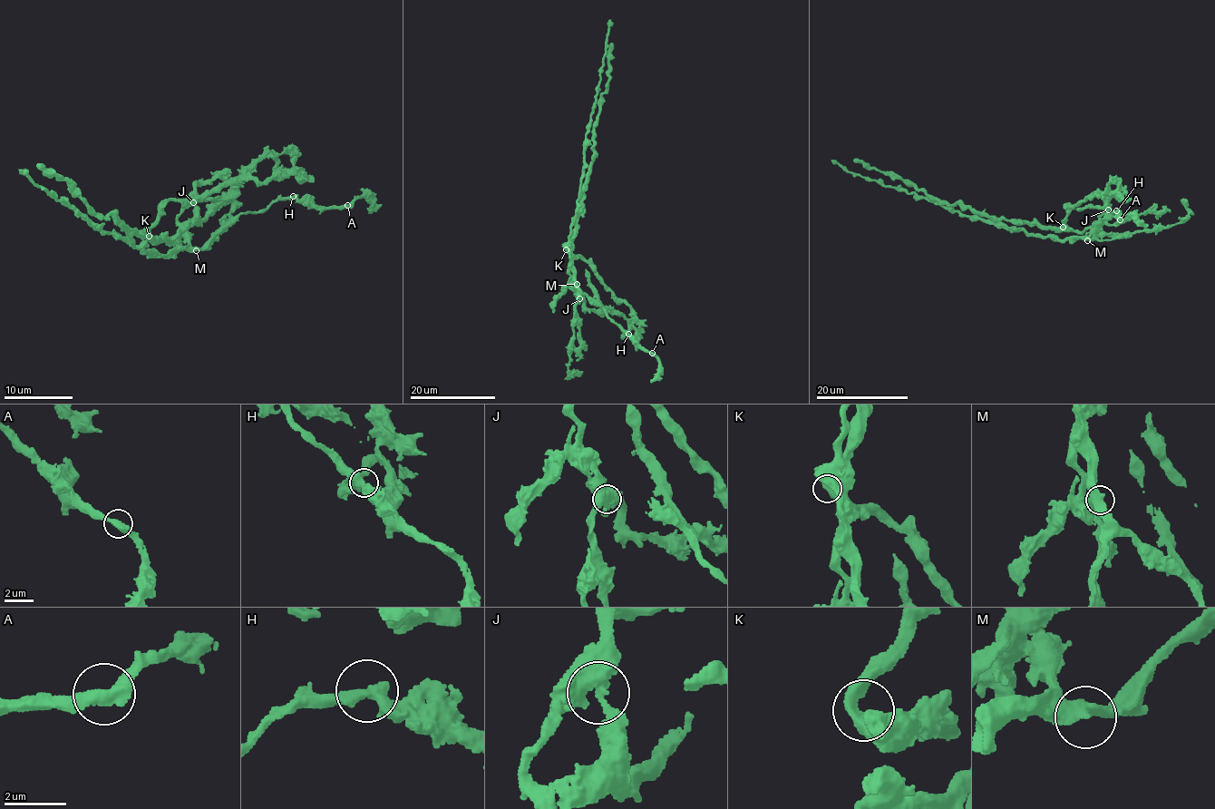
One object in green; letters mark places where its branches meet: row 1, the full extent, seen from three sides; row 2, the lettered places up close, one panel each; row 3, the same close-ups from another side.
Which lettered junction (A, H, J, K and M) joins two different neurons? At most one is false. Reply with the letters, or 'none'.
J

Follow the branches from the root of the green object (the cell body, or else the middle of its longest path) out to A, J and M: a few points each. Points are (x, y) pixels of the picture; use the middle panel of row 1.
A: (569, 240), (569, 282), (603, 307), (611, 319), (652, 353)
J: (569, 240), (570, 287), (579, 298)
M: (569, 240), (569, 282), (577, 284)

